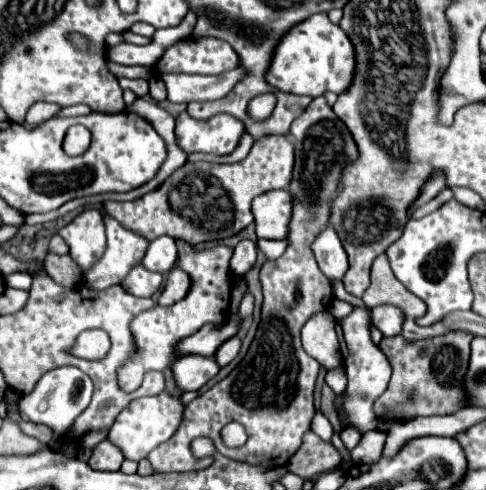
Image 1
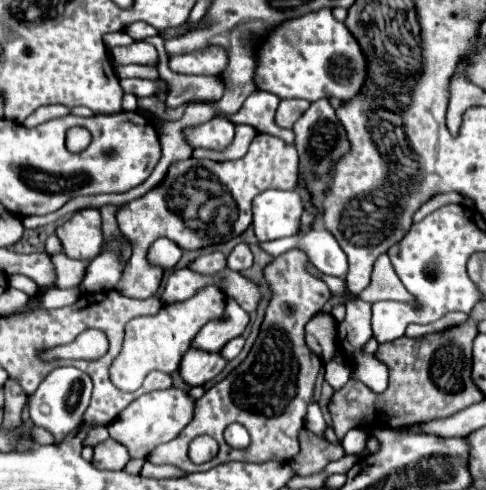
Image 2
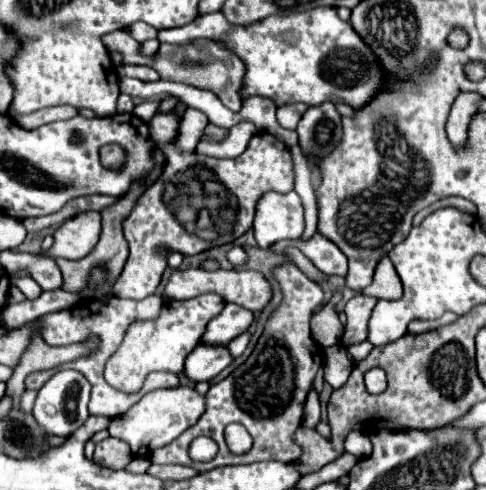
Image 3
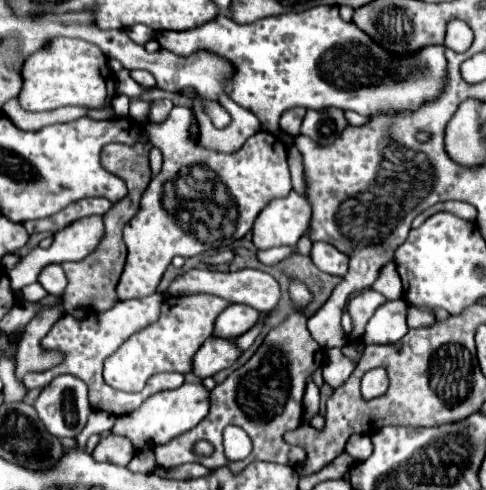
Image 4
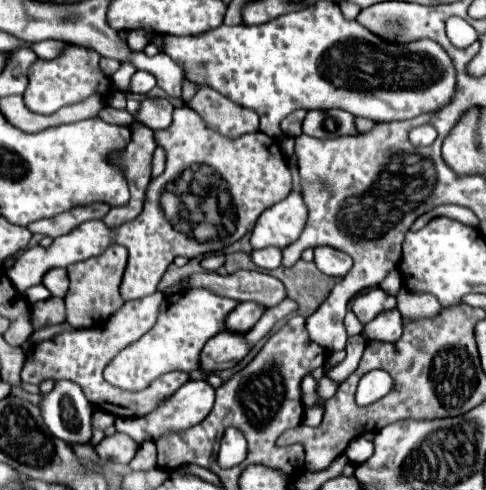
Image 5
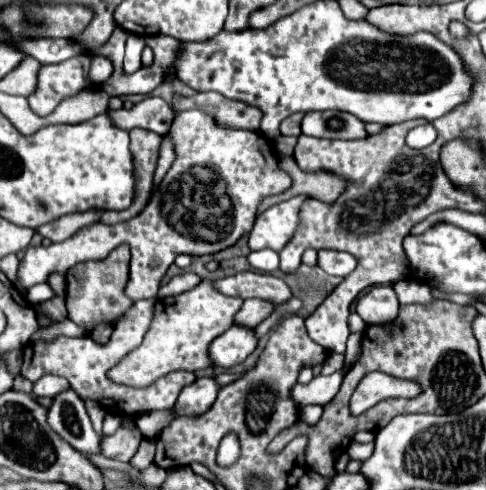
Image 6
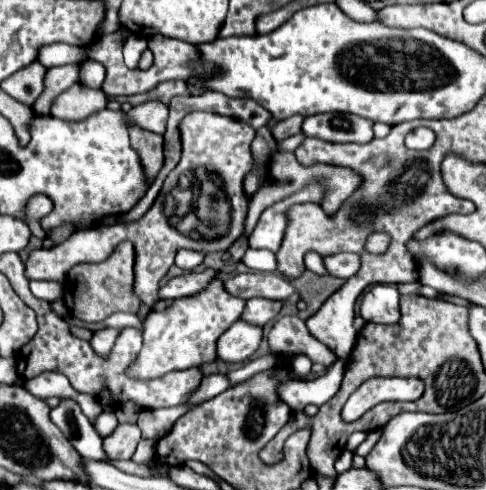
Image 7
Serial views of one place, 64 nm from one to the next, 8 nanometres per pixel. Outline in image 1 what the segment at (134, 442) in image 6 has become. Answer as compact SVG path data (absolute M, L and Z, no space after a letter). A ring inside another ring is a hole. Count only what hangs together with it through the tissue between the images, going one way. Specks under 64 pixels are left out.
M104 440L94 448L88 466L94 470L120 470L122 462L124 454L110 440Z

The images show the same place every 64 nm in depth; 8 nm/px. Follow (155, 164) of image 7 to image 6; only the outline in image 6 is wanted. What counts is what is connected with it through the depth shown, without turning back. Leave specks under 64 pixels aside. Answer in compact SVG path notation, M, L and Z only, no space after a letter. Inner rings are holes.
M142 128L130 130L130 152L132 152L132 160L134 160L136 194L134 194L130 208L108 210L108 212L104 212L100 222L118 224L118 222L126 222L140 214L140 210L146 206L150 192L152 192L152 176L154 176L154 168L156 168L160 142L162 142L162 136L156 132L142 130Z

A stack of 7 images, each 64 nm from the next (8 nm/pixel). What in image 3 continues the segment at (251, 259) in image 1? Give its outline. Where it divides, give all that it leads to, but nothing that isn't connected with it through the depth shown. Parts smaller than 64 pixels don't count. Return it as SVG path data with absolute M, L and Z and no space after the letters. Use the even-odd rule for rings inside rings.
M234 246L234 248L228 252L228 260L232 262L234 268L238 268L238 266L244 266L244 264L248 262L248 254L244 252L242 246Z

